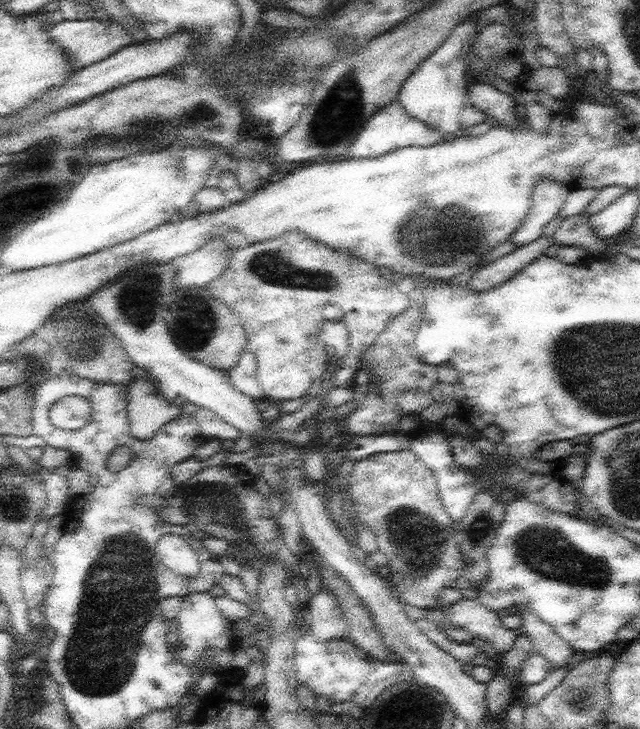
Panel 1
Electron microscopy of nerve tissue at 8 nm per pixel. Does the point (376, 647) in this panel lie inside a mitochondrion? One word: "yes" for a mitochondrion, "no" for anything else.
no

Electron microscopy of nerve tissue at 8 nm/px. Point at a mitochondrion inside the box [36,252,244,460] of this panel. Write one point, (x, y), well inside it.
(77, 330)

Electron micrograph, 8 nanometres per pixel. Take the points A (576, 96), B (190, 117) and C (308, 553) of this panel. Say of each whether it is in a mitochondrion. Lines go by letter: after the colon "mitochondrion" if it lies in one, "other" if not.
A: other
B: mitochondrion
C: other

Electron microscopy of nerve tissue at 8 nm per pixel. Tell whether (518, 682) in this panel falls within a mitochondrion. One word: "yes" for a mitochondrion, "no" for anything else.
no

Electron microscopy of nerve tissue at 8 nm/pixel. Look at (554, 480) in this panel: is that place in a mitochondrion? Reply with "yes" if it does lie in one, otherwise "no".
no

